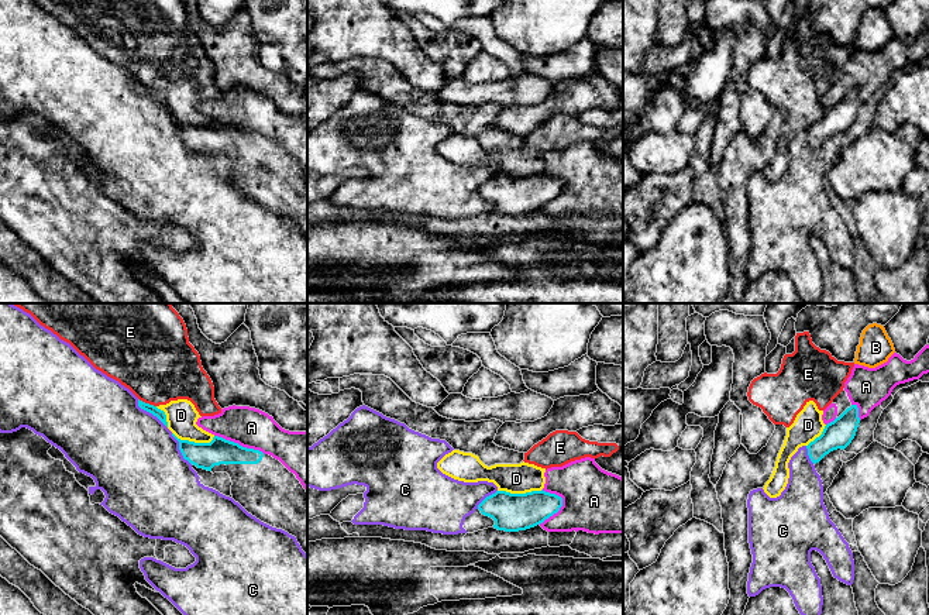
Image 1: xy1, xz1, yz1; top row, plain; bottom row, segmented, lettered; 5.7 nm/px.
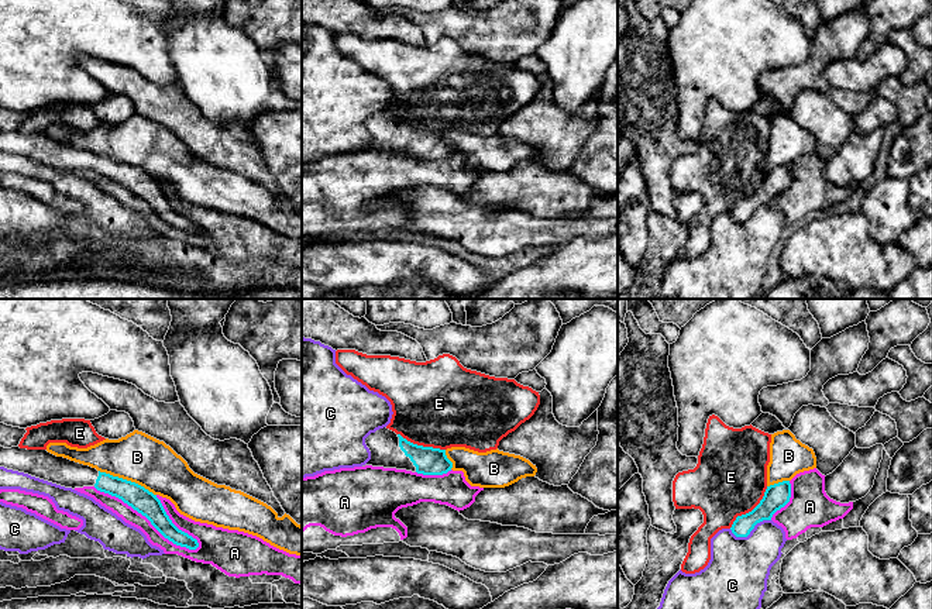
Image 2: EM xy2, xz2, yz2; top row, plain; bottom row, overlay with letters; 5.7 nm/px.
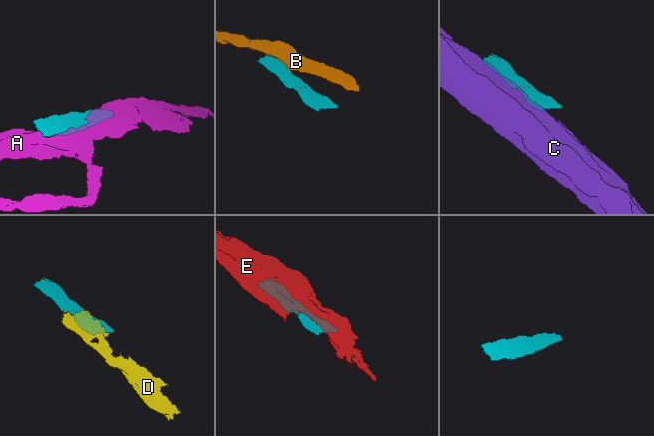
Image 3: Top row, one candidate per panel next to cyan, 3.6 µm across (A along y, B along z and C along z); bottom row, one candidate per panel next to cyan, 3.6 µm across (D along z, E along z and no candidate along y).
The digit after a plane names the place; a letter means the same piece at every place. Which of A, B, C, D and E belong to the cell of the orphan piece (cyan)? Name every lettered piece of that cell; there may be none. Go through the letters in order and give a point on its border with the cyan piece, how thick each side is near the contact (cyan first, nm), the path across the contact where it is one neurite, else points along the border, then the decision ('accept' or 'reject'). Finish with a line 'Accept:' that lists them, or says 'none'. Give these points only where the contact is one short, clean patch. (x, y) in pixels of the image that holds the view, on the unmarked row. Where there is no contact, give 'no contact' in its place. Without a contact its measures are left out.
A: meets cyan in xy2 at (147, 202); 140 nm thick on the cyan side, 90 nm on the other; reject
B: meets cyan in xy2 at (126, 164); 140 nm thick on the cyan side, 280 nm on the other; reject
C: meets cyan in yz2 at (750, 214); 140 nm thick on the cyan side, 340 nm on the other; reject
D: meets cyan in xz1 at (519, 178); 220 nm thick on the cyan side, 180 nm on the other; reject
E: meets cyan in yz2 at (752, 195); 140 nm thick on the cyan side, 420 nm on the other; reject
Accept: none

